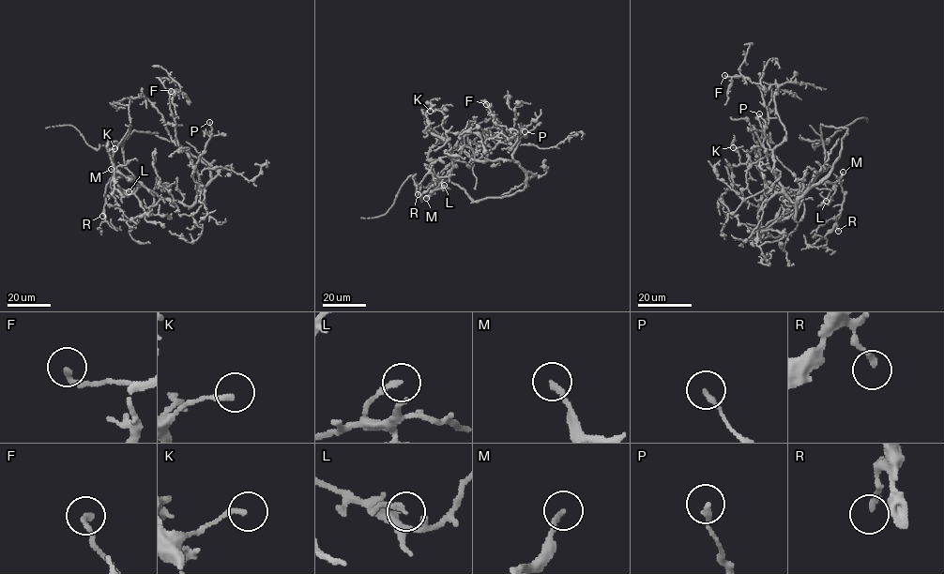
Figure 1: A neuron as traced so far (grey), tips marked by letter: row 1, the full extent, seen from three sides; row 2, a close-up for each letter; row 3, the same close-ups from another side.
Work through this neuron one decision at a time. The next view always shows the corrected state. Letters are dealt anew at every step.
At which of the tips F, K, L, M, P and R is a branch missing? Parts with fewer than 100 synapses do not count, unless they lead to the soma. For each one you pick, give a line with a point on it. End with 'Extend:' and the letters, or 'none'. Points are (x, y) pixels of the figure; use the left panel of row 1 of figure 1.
Extend: none

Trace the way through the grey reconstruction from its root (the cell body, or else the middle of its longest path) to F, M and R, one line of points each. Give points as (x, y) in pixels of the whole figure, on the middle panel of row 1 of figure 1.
F: (494, 160), (511, 160), (514, 148), (484, 132), (494, 135), (503, 131), (486, 104)
M: (494, 160), (473, 160), (464, 152), (454, 150), (449, 173), (426, 198)
R: (494, 160), (473, 160), (464, 152), (454, 150), (449, 173), (429, 196), (420, 199), (419, 193), (418, 194)

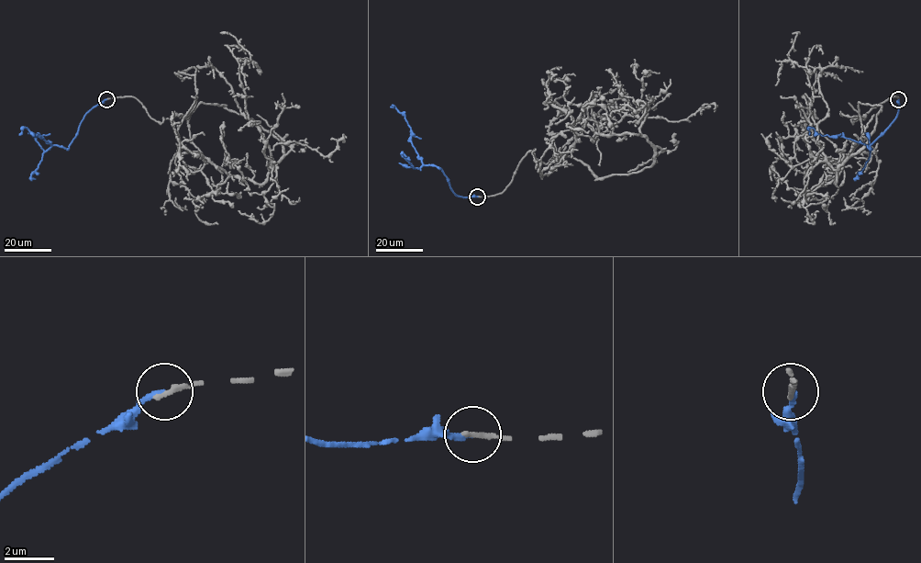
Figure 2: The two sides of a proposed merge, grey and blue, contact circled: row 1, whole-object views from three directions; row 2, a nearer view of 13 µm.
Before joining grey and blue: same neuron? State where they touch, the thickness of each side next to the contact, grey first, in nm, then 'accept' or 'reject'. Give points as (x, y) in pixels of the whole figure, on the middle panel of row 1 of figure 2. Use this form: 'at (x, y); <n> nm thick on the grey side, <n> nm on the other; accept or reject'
at (477, 197); 240 nm thick on the grey side, 220 nm on the other; accept

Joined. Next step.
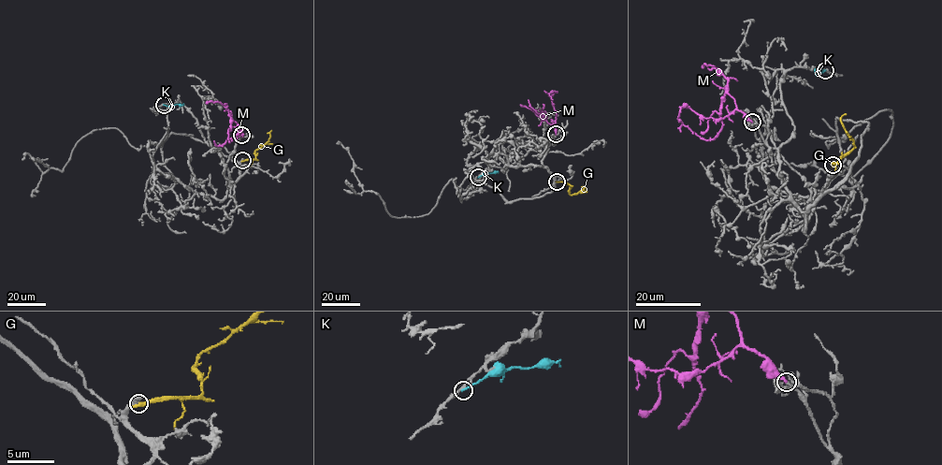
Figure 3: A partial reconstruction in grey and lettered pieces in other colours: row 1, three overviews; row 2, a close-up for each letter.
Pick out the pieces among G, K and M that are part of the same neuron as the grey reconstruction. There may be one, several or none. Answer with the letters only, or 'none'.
M

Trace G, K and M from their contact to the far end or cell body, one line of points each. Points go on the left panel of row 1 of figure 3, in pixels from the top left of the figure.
G: (243, 160), (254, 159), (254, 152), (268, 141), (271, 130)
K: (164, 105), (183, 103)
M: (241, 135), (237, 126), (242, 129), (234, 137), (238, 142)

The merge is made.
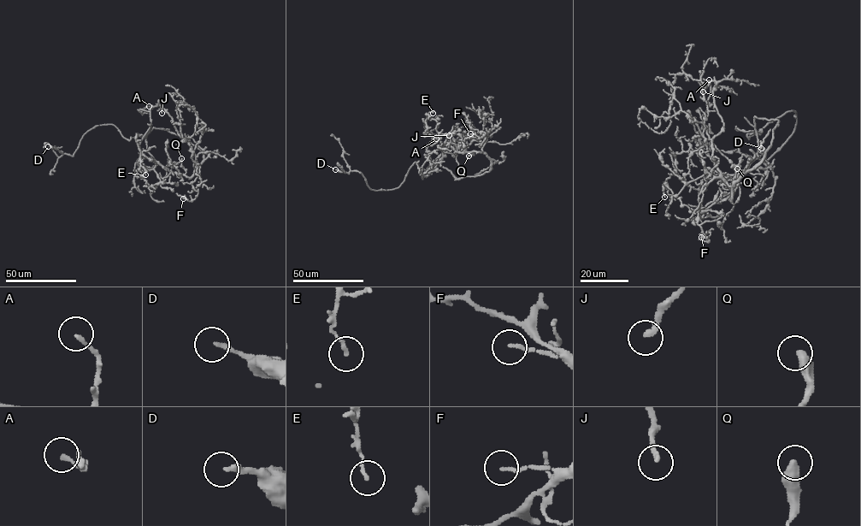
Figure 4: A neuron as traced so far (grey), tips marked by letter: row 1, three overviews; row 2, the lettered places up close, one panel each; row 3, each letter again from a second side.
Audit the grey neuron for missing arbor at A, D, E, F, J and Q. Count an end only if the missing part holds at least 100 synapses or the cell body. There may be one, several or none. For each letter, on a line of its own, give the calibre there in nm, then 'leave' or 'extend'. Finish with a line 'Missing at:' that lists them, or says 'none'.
A: calibre 180 nm; leave
D: calibre 200 nm; leave
E: calibre 150 nm; leave
F: calibre 160 nm; leave
J: calibre 240 nm; extend
Q: calibre 460 nm; leave
Missing at: J

